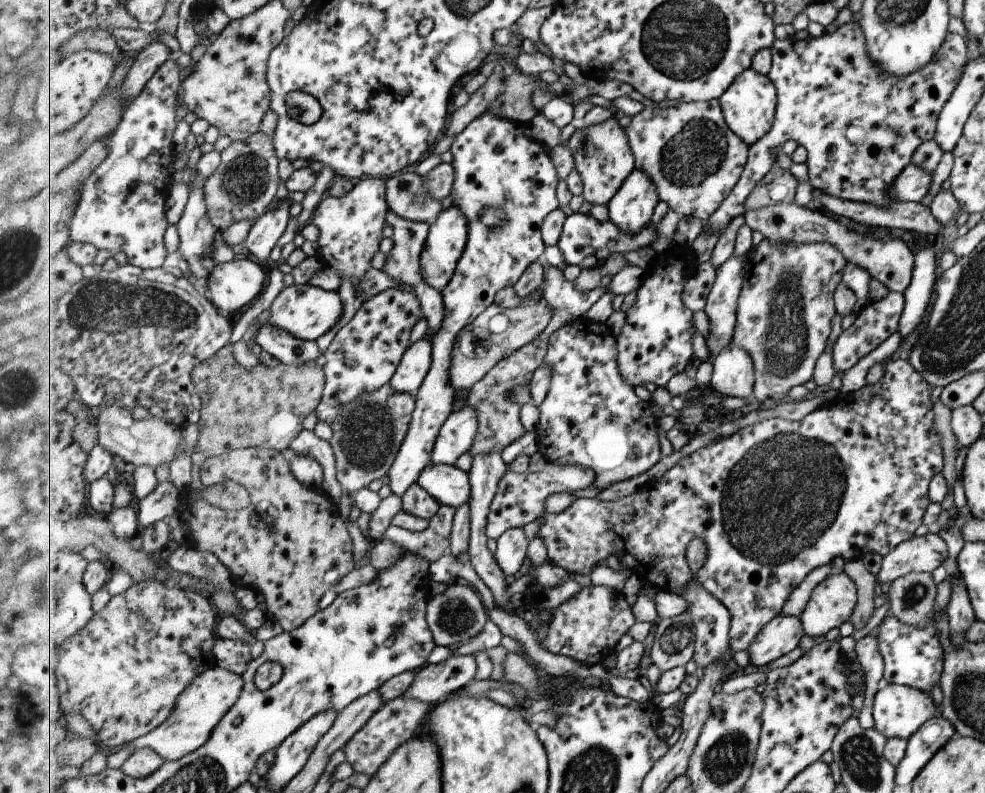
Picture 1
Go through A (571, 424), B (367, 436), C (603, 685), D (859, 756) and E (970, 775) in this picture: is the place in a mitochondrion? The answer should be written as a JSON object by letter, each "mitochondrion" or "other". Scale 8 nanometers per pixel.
{"A":"other","B":"mitochondrion","C":"other","D":"mitochondrion","E":"other"}

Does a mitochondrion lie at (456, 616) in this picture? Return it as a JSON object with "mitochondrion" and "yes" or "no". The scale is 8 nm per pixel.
{"mitochondrion":"yes"}

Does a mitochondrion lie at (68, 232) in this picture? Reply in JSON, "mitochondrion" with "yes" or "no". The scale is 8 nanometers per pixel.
{"mitochondrion":"no"}

